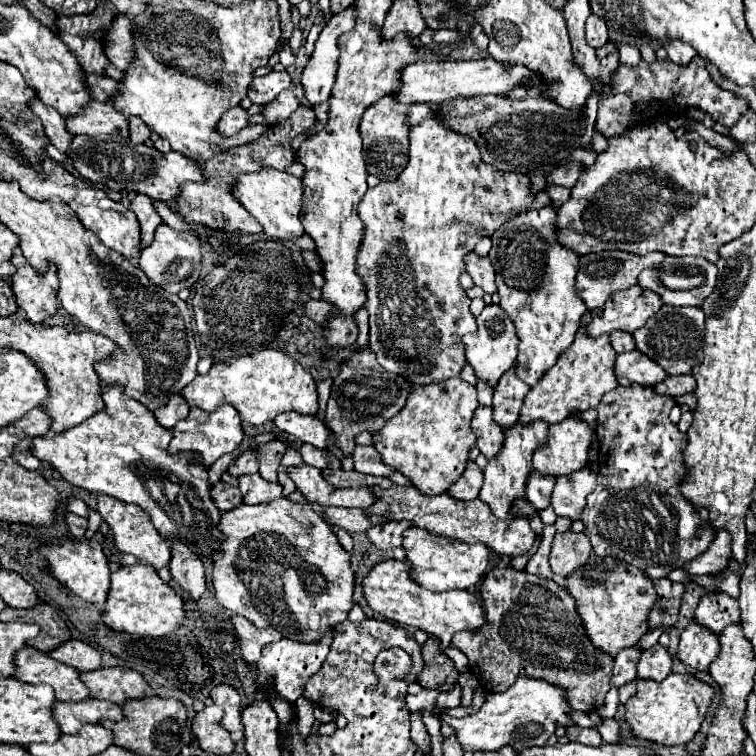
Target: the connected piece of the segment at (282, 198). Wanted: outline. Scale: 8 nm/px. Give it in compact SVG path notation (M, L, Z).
M263 168L253 174L243 174L233 186L237 200L249 210L249 214L263 226L267 238L275 240L295 240L305 236L301 226L301 208L303 208L303 180L275 168Z

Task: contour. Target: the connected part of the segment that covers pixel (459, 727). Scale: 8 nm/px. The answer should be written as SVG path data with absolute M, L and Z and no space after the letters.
M517 678L509 690L489 694L479 712L465 718L443 716L443 720L455 728L455 736L465 750L499 750L511 744L517 752L523 752L531 746L543 746L559 726L573 726L571 712L565 688L555 688L545 680Z

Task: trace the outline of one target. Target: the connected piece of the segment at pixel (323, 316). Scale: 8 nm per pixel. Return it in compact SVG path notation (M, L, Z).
M309 300L309 302L305 304L305 314L307 314L311 320L323 324L323 322L329 322L329 314L333 312L331 306L333 306L333 304L329 304L329 302L325 302L325 300Z

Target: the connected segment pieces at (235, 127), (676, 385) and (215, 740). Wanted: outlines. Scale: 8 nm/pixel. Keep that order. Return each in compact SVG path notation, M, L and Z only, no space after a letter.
M237 106L237 108L231 108L229 112L225 112L225 116L221 116L217 128L221 134L233 136L239 130L243 130L245 126L249 126L249 112L245 108Z
M685 374L685 376L669 376L667 380L655 384L653 388L659 392L659 394L669 394L669 396L683 396L683 394L689 394L695 390L695 380L691 374Z
M209 704L203 710L199 710L193 718L193 734L197 736L201 748L211 754L229 754L233 752L233 740L229 738L229 732L221 726L223 712L217 704Z

